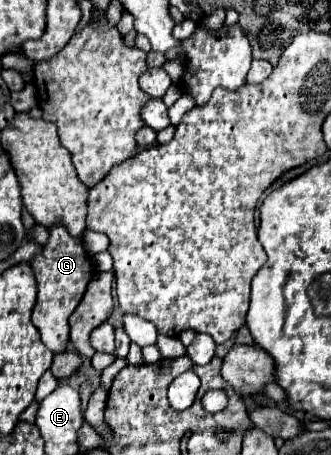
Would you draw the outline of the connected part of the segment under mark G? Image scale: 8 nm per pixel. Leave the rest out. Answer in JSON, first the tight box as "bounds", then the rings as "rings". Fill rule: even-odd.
{"bounds":[30,225,94,353],"rings":[[[52,225],[48,231],[50,231],[48,243],[42,245],[42,251],[30,259],[30,267],[34,269],[38,281],[38,297],[32,311],[32,321],[40,331],[42,343],[52,353],[62,353],[70,337],[68,317],[78,307],[88,281],[92,279],[94,267],[80,237],[70,237],[64,225]]]}

